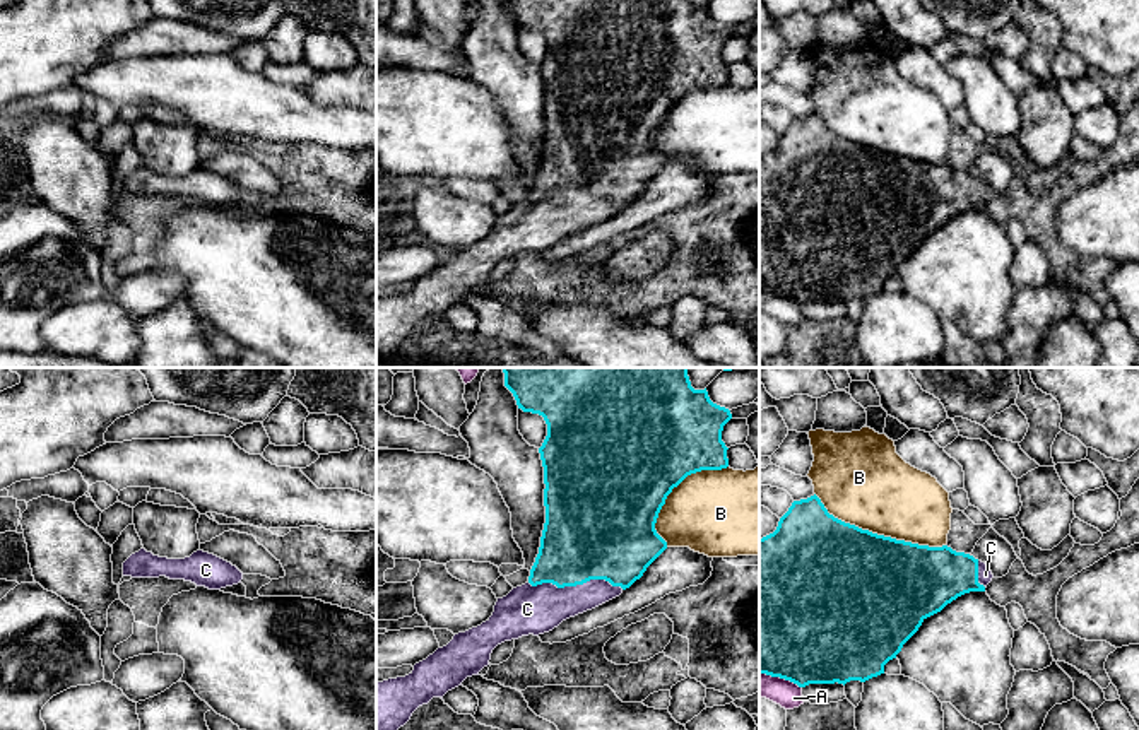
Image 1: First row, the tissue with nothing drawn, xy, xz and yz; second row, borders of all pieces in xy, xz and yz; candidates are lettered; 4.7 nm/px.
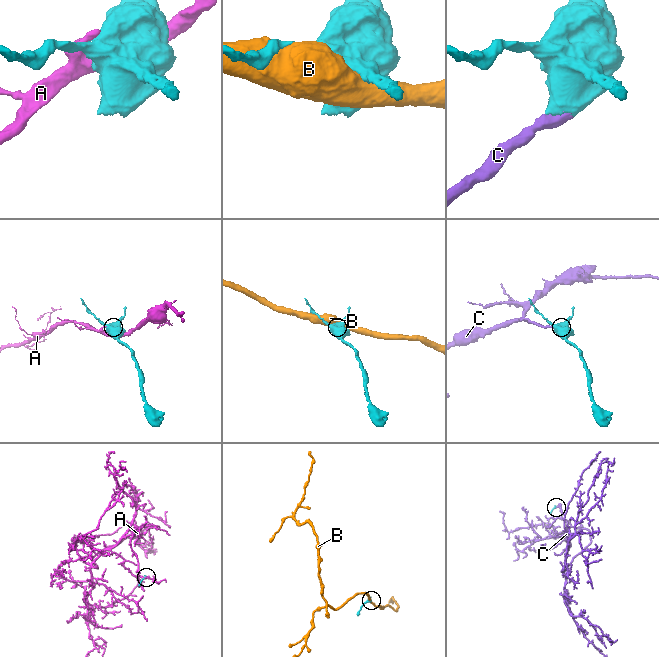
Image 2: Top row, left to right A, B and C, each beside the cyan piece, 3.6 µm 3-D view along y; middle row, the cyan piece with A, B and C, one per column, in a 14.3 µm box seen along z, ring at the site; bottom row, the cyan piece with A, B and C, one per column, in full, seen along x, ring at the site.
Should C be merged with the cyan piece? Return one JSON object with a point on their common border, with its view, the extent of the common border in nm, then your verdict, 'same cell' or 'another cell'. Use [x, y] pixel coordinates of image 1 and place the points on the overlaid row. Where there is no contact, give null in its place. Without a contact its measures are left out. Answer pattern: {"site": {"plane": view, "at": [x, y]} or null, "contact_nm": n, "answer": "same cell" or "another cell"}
{"site": {"plane": "xz", "at": [577, 583]}, "contact_nm": 440, "answer": "same cell"}

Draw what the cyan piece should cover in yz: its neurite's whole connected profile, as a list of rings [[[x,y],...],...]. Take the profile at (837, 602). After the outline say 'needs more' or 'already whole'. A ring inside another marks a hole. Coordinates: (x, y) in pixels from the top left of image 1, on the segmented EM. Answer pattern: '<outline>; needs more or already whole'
[[[814,494],[807,499],[794,501],[780,518],[773,533],[759,539],[759,674],[780,677],[806,687],[809,684],[847,684],[850,680],[865,682],[884,674],[884,665],[896,658],[903,645],[918,631],[922,622],[941,612],[947,603],[970,592],[985,592],[994,574],[990,568],[970,554],[956,552],[947,545],[929,547],[891,537],[877,535],[845,523],[828,513],[821,499]]]; needs more

